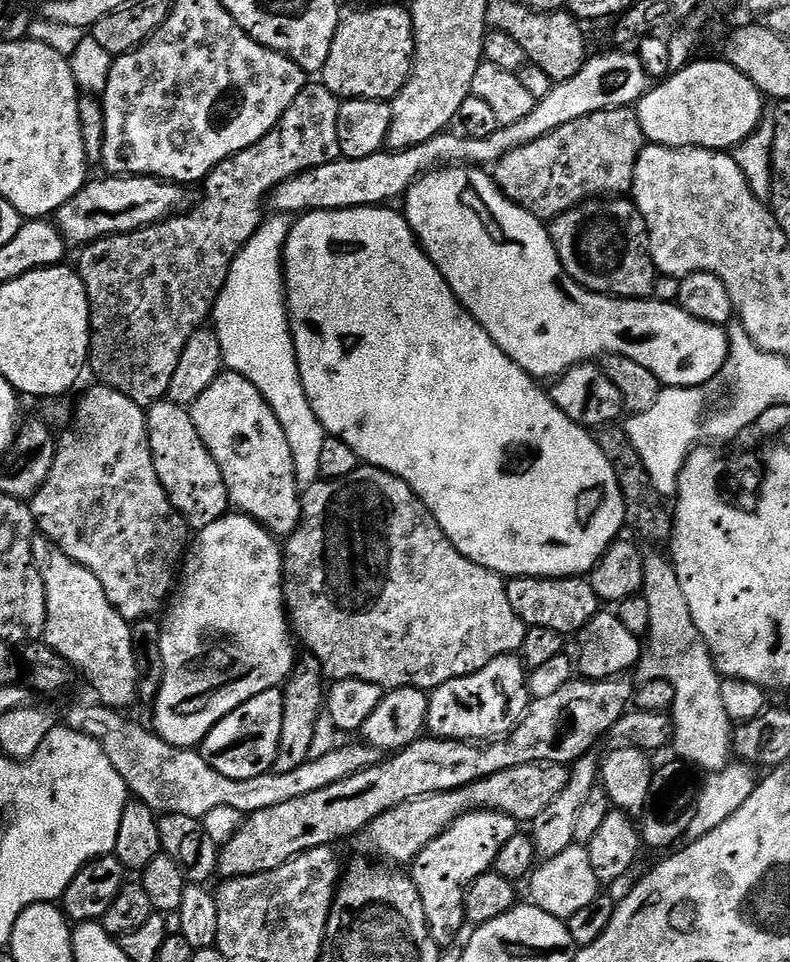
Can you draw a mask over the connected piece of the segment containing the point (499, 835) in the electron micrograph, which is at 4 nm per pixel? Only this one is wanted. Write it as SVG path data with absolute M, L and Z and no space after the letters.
M465 812L452 823L441 836L434 838L416 855L410 865L410 875L422 898L422 910L426 910L426 922L434 942L448 946L463 928L464 895L468 887L495 865L498 850L518 835L518 821L501 812Z

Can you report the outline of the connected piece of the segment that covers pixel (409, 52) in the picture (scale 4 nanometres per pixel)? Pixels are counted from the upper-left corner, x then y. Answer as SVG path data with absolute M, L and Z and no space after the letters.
M384 4L381 8L347 9L341 11L334 42L330 42L330 58L326 58L322 82L341 101L391 101L407 82L415 59L414 26L407 7Z

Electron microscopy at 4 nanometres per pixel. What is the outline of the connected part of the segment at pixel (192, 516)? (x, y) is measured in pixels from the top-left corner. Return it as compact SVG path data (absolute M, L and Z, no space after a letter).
M165 398L147 409L146 415L154 470L158 470L158 478L173 508L183 514L192 530L210 526L210 522L218 522L218 518L222 518L230 508L226 482L218 462L214 462L210 450L206 450L194 426L191 411L185 405L175 404Z

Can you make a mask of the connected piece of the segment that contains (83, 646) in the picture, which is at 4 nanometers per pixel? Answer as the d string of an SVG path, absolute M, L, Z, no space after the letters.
M37 534L32 540L34 566L38 566L38 574L42 574L42 582L46 586L46 630L43 643L50 645L53 650L70 666L75 668L81 677L88 679L88 684L97 692L99 703L117 710L128 710L128 707L138 700L140 675L134 654L132 641L132 624L110 606L110 598L106 598L106 590L102 590L102 582L86 570L74 558L70 558L50 538Z

